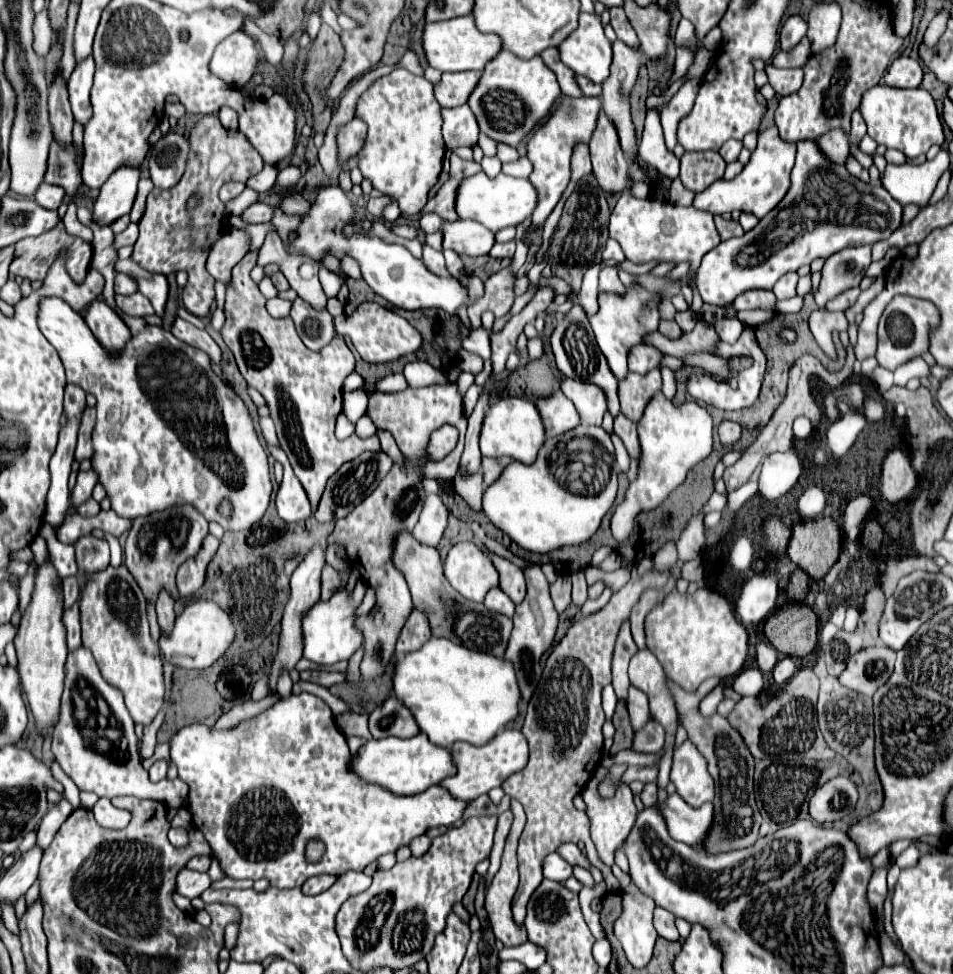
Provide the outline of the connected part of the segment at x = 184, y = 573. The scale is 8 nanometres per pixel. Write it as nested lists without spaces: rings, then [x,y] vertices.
[[[207,535],[205,543],[203,543],[203,547],[199,551],[199,555],[193,557],[193,559],[189,559],[189,561],[185,561],[179,567],[179,571],[177,571],[177,587],[179,587],[181,597],[189,597],[197,589],[203,587],[207,565],[215,557],[217,549],[219,549],[219,539],[215,539],[213,535]]]

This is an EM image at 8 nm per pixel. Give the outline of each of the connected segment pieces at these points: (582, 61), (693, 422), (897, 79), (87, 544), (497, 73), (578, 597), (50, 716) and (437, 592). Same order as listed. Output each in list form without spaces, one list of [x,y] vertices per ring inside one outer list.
[[[581,13],[579,29],[575,29],[559,45],[561,61],[571,67],[577,75],[591,79],[593,83],[603,83],[609,77],[609,65],[613,61],[611,41],[603,33],[601,17]]]
[[[661,393],[653,397],[645,409],[645,415],[637,423],[637,433],[641,441],[641,461],[639,461],[639,477],[631,483],[625,501],[615,509],[611,519],[613,537],[617,543],[623,543],[631,537],[635,517],[641,511],[659,507],[683,481],[687,471],[711,453],[713,443],[713,419],[709,411],[695,401],[683,403],[675,407]]]
[[[901,55],[889,65],[883,79],[889,87],[897,87],[897,89],[919,87],[921,79],[923,79],[923,67],[921,67],[919,61]]]
[[[85,535],[75,543],[77,565],[81,573],[95,573],[109,567],[109,543],[93,535]]]
[[[501,51],[483,71],[477,89],[469,97],[469,107],[475,113],[481,133],[487,137],[517,147],[541,121],[545,121],[561,97],[555,73],[541,61],[541,57],[521,59],[513,53]]]
[[[575,571],[573,573],[573,603],[583,605],[587,599],[587,581],[585,581],[585,571]]]
[[[51,563],[41,565],[35,577],[35,591],[27,613],[21,617],[19,633],[15,637],[15,647],[19,655],[19,675],[23,689],[27,693],[31,711],[35,715],[37,729],[45,735],[45,727],[59,719],[59,699],[65,681],[65,661],[67,661],[67,645],[65,645],[65,627],[61,623],[63,615],[63,597],[61,591],[55,589],[59,581]]]
[[[411,531],[399,533],[397,541],[393,541],[393,563],[403,573],[405,581],[409,585],[415,609],[423,611],[429,617],[433,637],[445,637],[457,645],[473,647],[479,651],[493,653],[497,657],[503,657],[503,653],[507,649],[509,633],[513,627],[511,619],[501,613],[493,613],[493,611],[485,609],[483,603],[465,601],[465,597],[461,597],[445,579],[443,561],[435,547],[417,543],[417,539],[413,537]]]

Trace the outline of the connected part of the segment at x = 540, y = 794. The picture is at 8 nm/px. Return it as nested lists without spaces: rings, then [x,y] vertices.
[[[653,557],[637,561],[629,583],[621,587],[601,611],[575,621],[547,657],[541,681],[529,699],[521,729],[529,741],[529,765],[503,783],[503,791],[511,799],[517,799],[527,813],[517,851],[521,883],[513,897],[513,919],[519,925],[525,919],[525,907],[531,893],[543,879],[541,863],[545,857],[555,853],[563,843],[589,841],[589,817],[575,809],[573,799],[585,789],[603,757],[601,729],[605,713],[601,707],[601,689],[605,683],[611,683],[611,655],[621,621],[629,617],[631,607],[639,601],[645,589],[661,589],[671,577],[679,579],[681,567],[681,559],[665,571],[653,567]]]

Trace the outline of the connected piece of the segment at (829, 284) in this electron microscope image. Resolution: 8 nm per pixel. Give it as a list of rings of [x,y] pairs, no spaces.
[[[871,245],[847,247],[825,259],[821,269],[821,285],[815,293],[817,305],[823,309],[827,301],[835,299],[843,291],[857,287],[871,265]]]

